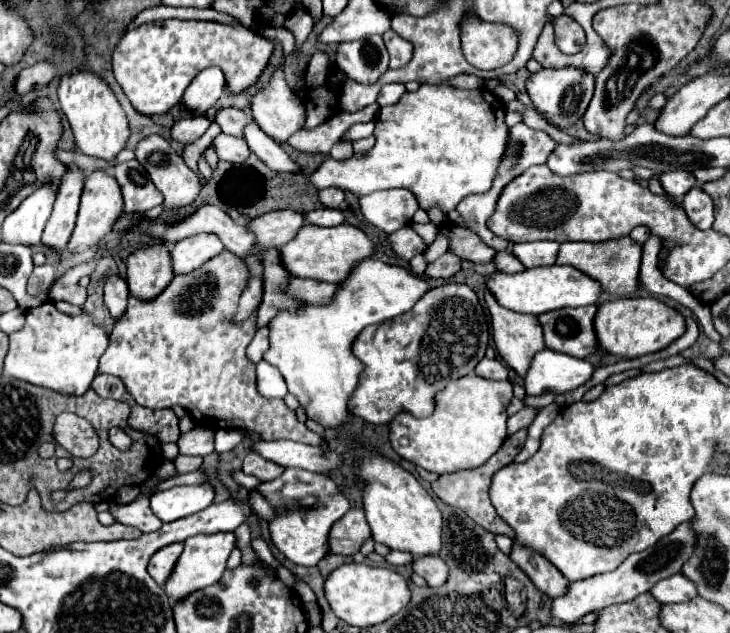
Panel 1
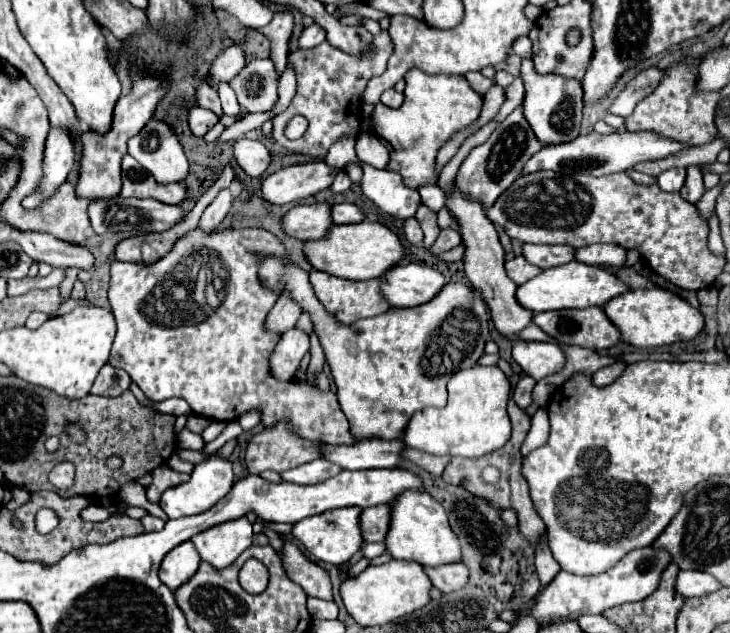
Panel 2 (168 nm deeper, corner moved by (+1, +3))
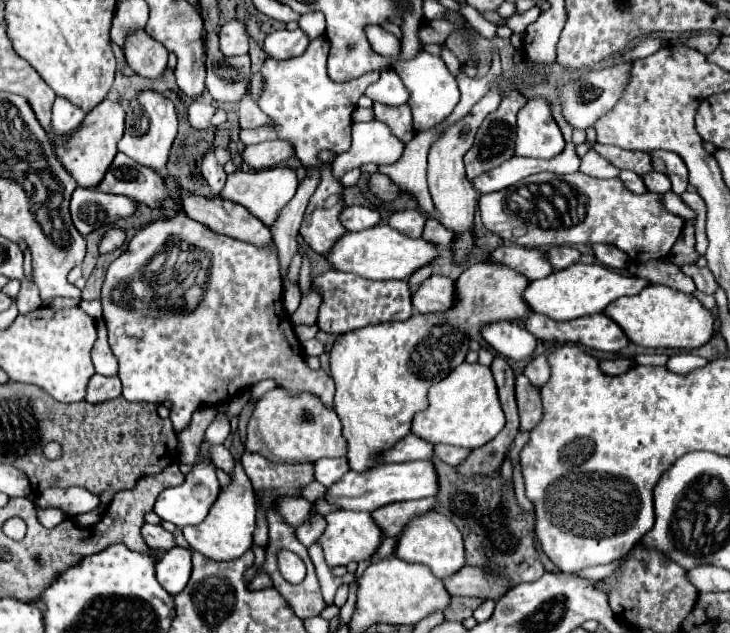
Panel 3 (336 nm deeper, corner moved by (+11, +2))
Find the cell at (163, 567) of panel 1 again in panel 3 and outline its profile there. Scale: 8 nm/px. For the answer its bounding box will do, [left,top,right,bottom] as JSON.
[155,547,191,595]

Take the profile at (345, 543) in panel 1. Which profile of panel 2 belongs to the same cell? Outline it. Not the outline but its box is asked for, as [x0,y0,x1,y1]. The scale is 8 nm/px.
[359,504,389,542]

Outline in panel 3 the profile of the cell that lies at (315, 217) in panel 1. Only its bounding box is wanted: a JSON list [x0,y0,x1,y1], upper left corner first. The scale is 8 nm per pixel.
[341,207,381,231]

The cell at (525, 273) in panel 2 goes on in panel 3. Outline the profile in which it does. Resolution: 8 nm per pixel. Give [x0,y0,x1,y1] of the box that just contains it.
[493,245,553,281]

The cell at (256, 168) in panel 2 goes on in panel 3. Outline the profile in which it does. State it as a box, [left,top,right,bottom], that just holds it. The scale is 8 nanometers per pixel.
[243,139,295,169]

